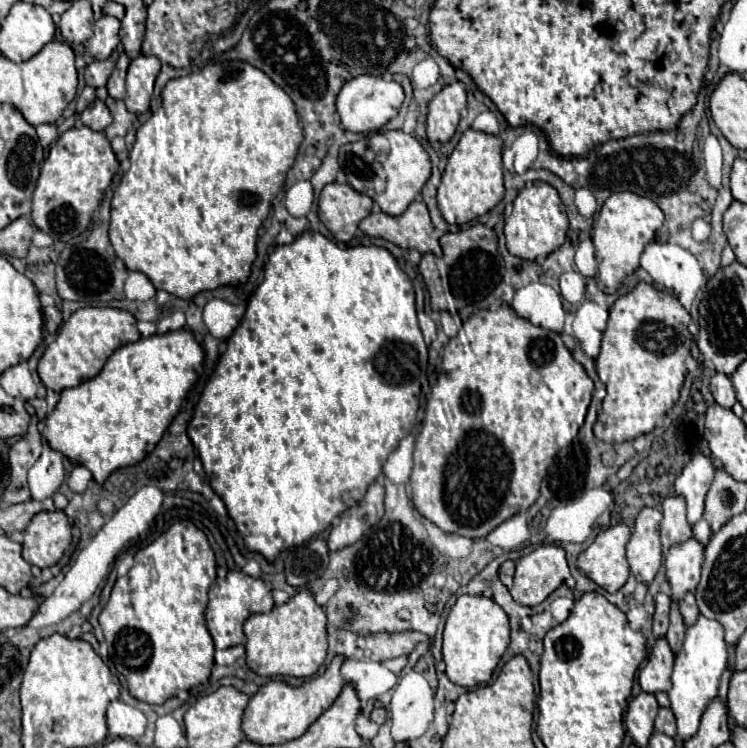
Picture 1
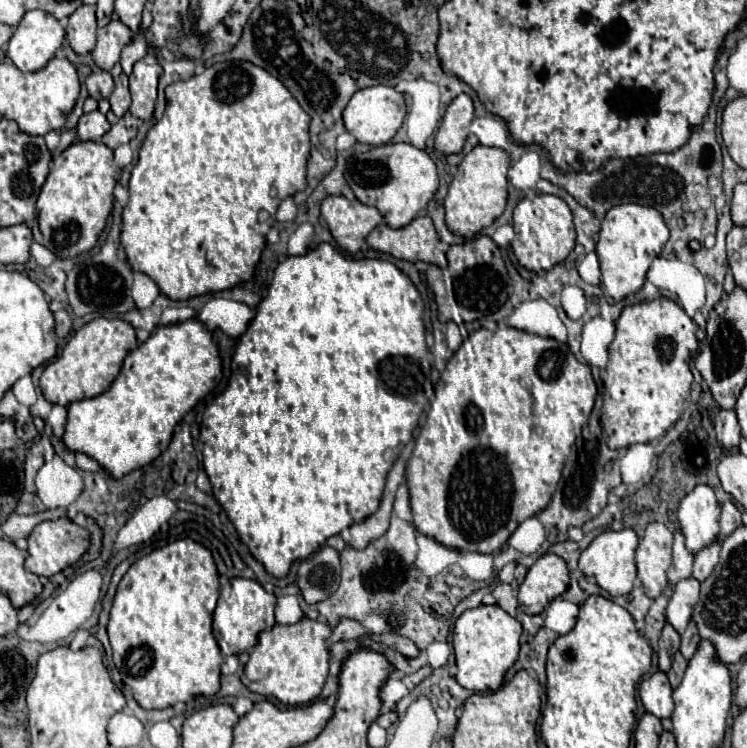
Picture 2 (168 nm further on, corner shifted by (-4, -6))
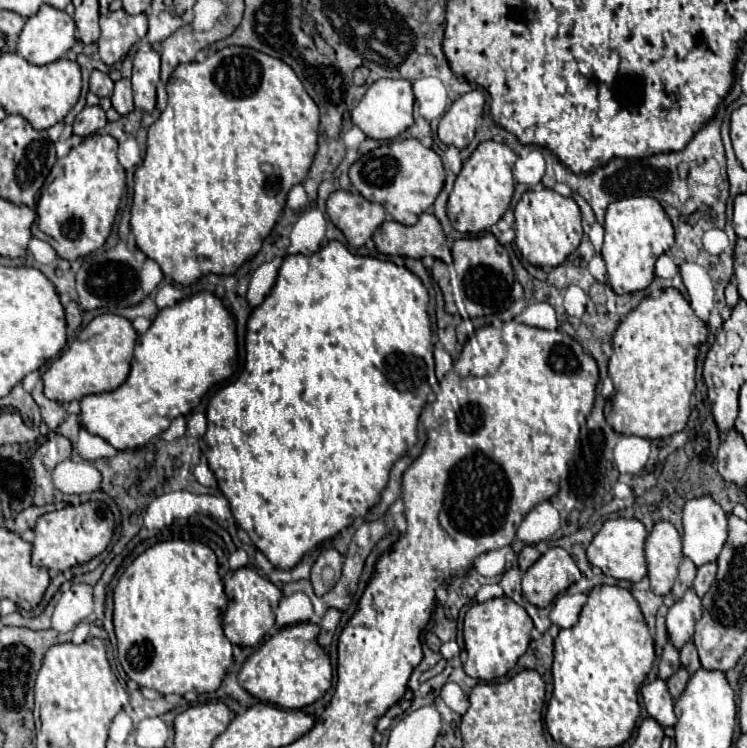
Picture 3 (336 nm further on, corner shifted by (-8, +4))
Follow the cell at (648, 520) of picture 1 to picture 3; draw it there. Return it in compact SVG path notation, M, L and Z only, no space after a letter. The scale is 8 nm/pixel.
M656 522L646 538L644 550L652 592L666 596L678 578L678 566L682 560L682 540L678 530L670 522Z

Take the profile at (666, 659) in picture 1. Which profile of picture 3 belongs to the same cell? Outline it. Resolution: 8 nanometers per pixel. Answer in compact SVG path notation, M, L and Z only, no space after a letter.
M654 680L646 686L642 686L642 702L652 720L656 720L662 728L674 726L676 716L674 716L674 700L666 688L664 680Z

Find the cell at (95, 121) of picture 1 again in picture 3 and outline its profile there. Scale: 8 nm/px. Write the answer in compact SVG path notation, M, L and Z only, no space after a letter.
M86 106L74 120L74 134L86 138L86 136L102 130L106 126L106 122L108 122L106 114L100 106Z

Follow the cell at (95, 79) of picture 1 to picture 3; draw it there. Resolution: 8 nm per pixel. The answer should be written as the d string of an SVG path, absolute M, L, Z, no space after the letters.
M94 70L92 76L90 76L90 92L96 94L98 98L102 98L102 96L108 96L110 98L112 96L112 90L114 90L114 82L110 80L110 76L104 74L104 72Z

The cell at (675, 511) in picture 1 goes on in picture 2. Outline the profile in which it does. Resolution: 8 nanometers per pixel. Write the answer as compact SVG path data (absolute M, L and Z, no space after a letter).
M674 530L674 556L672 556L672 566L668 570L668 582L676 584L682 578L688 578L692 574L692 560L694 554L686 548L686 538L682 530Z

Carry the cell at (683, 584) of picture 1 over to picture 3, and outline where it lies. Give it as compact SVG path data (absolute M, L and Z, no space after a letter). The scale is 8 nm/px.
M690 588L684 594L684 598L668 610L668 616L666 616L668 638L676 650L682 650L682 646L692 640L694 624L700 620L700 616L702 616L702 602Z

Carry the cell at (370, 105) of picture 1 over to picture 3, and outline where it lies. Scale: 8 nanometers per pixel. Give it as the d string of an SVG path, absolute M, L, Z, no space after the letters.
M376 80L358 106L352 110L352 122L372 140L394 140L398 134L408 130L414 124L412 116L414 108L414 92L408 80Z

